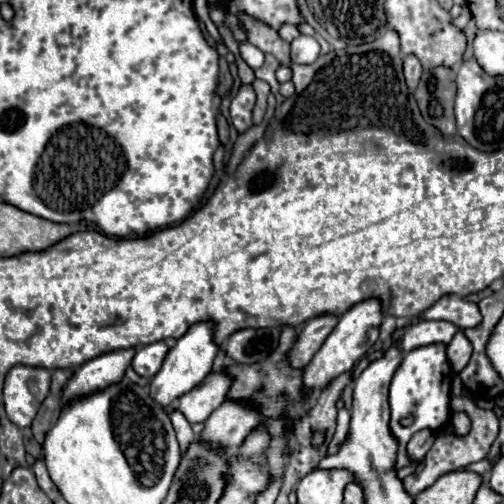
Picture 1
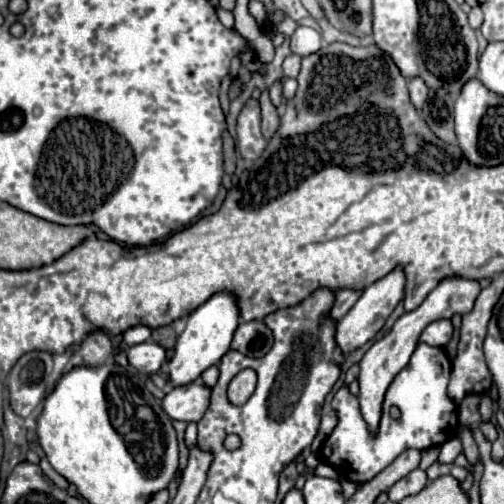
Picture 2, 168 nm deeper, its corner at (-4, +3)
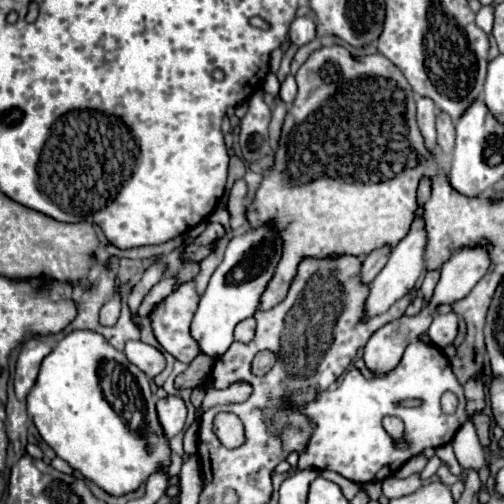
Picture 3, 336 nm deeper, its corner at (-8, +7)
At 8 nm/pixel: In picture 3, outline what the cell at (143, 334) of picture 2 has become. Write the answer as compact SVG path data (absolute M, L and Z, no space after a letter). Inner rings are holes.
M168 276L168 278L162 278L148 294L146 294L146 298L142 300L142 304L140 304L140 318L146 318L148 316L148 312L152 310L152 306L154 304L158 304L160 300L164 300L172 290L174 290L174 284L176 284L176 278L174 276Z

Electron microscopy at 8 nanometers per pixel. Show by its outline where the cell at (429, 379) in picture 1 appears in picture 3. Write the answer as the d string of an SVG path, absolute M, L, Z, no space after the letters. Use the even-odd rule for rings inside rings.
M420 340L408 344L402 360L388 374L364 378L360 370L353 368L343 375L342 383L336 386L336 390L322 390L310 402L292 404L292 400L280 400L280 410L296 410L314 426L306 448L298 452L300 470L334 470L356 484L382 482L384 478L396 474L404 462L408 462L412 456L418 456L422 450L448 444L456 430L468 420L464 388L456 380L448 358L432 344L424 344ZM446 390L452 390L458 396L458 410L454 414L444 414L440 408L440 396ZM408 398L420 398L422 406L400 406L400 402ZM384 416L404 418L406 442L410 448L394 448L392 438L382 428Z

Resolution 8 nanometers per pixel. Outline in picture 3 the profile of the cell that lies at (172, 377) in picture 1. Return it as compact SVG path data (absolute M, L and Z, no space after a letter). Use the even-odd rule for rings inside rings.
M264 224L258 228L246 228L238 232L226 246L222 264L214 270L204 296L200 298L200 306L192 320L192 336L198 342L202 354L210 358L220 358L232 344L234 326L254 316L260 306L260 296L268 282L274 276L276 264L282 256L282 240L272 224Z

